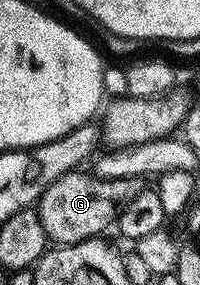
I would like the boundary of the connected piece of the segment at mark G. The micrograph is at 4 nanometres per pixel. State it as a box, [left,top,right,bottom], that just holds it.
[34,171,146,246]

